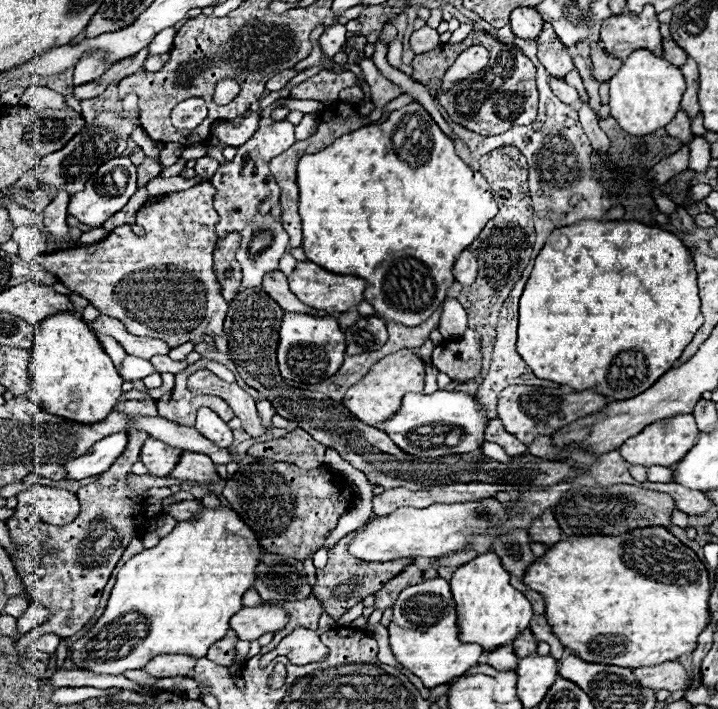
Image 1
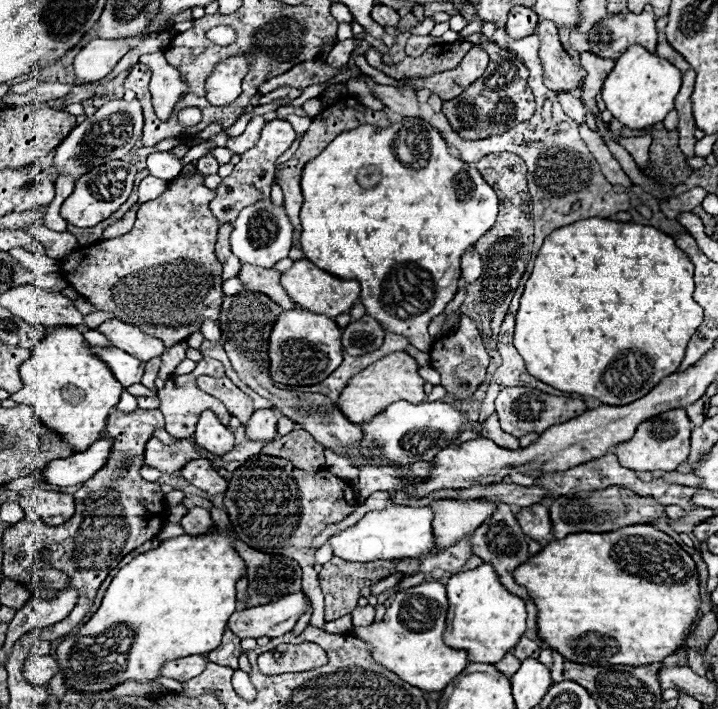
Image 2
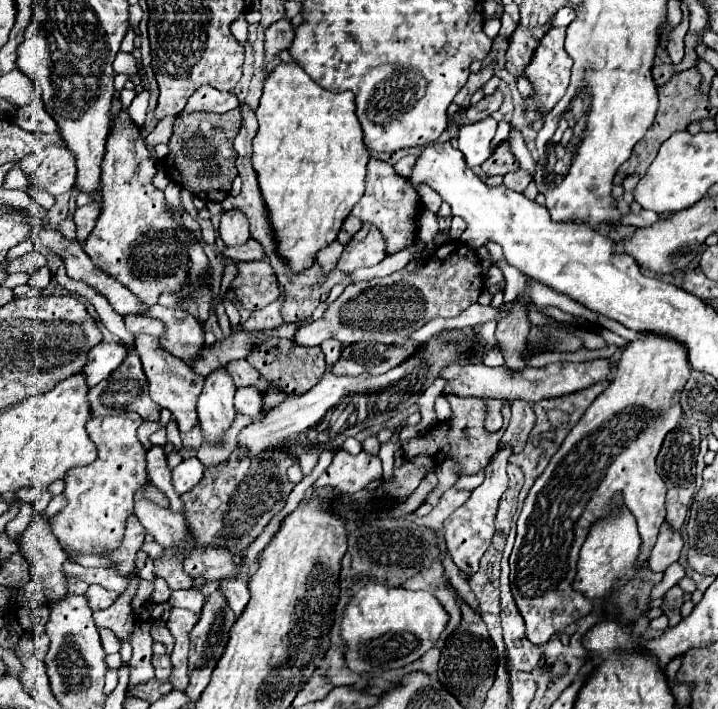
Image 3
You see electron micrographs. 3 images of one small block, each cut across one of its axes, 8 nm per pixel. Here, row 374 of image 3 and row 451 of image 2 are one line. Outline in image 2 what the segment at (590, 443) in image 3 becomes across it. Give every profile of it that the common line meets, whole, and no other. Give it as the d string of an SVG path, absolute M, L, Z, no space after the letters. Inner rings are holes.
M682 408L668 410L668 412L656 414L654 418L648 418L642 424L638 424L634 436L630 440L618 444L614 454L618 456L620 466L630 468L634 472L654 472L654 470L672 472L688 458L692 428L694 426Z

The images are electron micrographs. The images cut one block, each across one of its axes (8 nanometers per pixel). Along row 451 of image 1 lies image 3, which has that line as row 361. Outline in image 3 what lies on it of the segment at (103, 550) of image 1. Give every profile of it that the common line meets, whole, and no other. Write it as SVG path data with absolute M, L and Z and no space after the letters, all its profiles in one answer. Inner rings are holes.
M130 352L126 356L126 362L122 362L122 366L118 370L114 370L114 374L110 374L110 378L106 378L106 380L98 382L94 388L90 388L88 398L90 398L90 406L92 406L94 416L116 414L118 410L134 410L144 420L158 420L160 418L160 408L148 396L148 382L146 382L142 362L136 352Z

